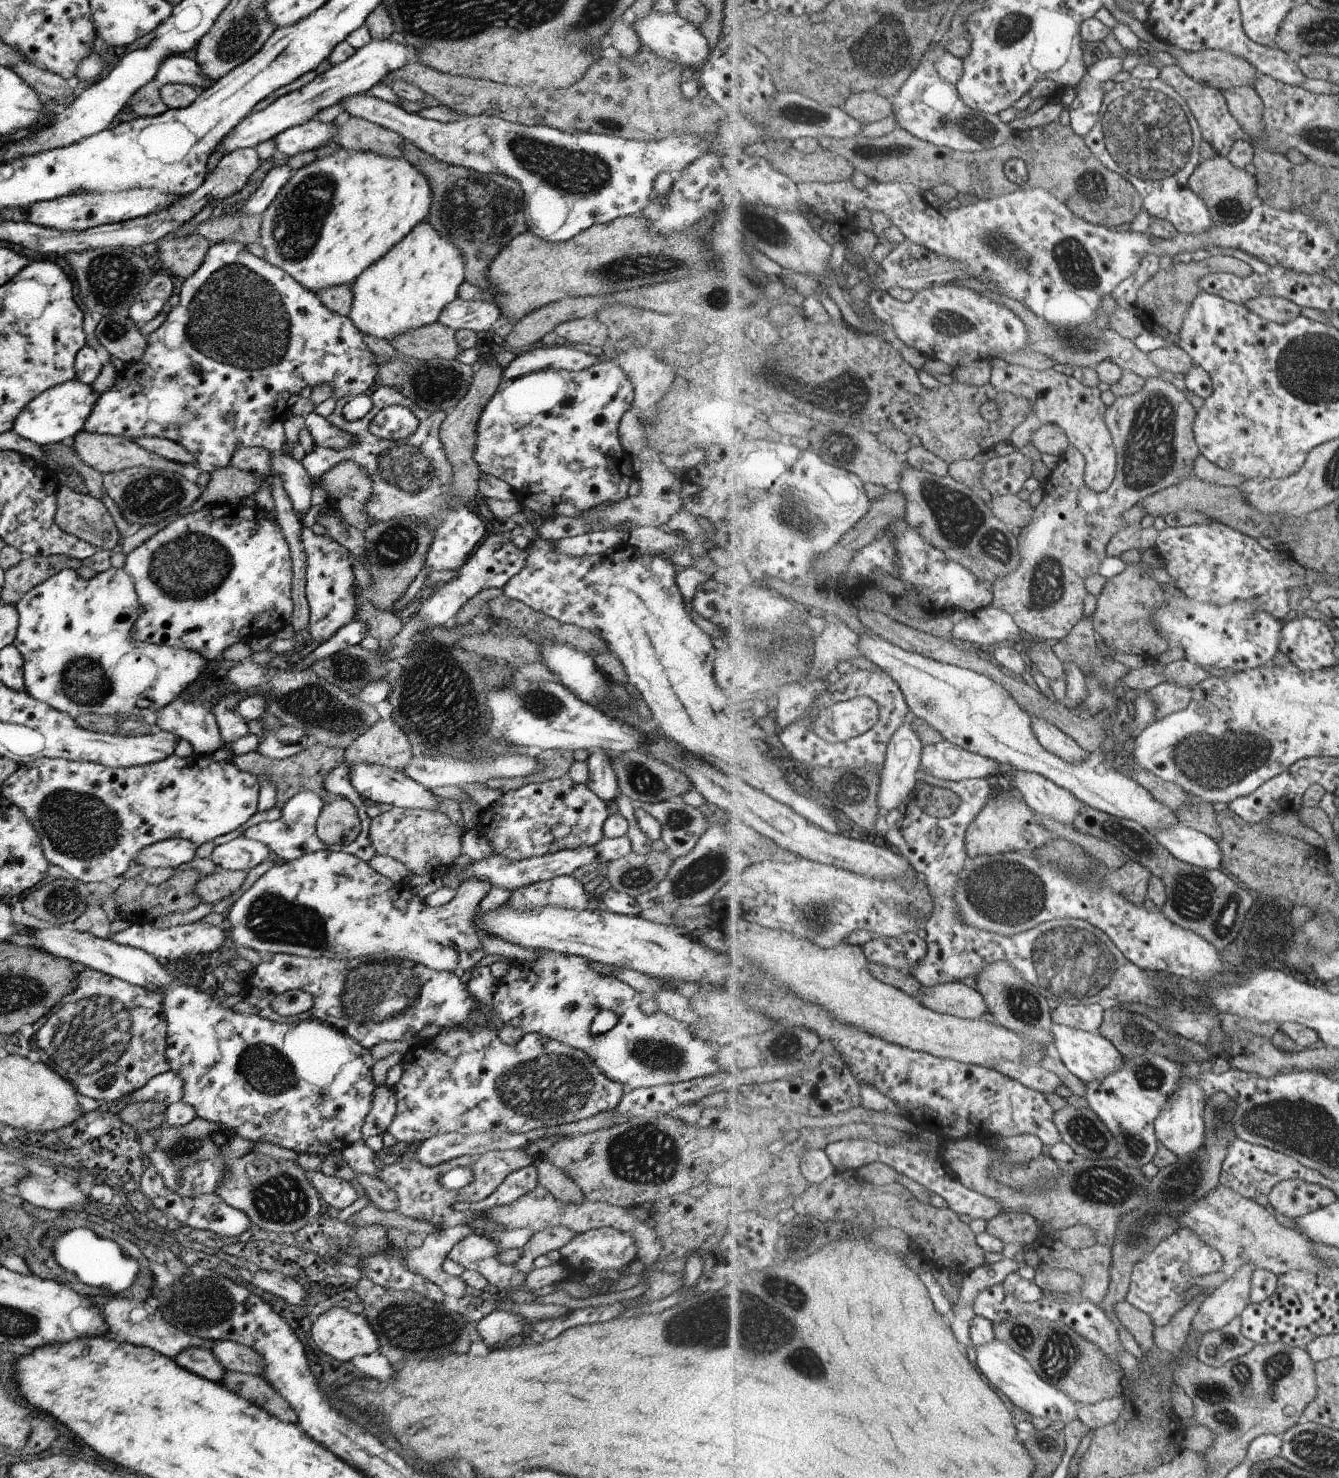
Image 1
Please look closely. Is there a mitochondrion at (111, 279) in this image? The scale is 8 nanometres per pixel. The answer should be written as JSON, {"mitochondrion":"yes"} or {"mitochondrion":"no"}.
{"mitochondrion":"yes"}

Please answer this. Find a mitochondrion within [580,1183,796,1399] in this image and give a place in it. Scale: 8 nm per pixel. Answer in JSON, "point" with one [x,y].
{"point":[774,1330]}

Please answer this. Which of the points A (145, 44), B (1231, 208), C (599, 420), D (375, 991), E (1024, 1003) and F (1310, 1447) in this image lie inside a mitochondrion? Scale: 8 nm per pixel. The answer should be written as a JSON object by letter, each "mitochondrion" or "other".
{"A":"other","B":"mitochondrion","C":"other","D":"mitochondrion","E":"mitochondrion","F":"mitochondrion"}

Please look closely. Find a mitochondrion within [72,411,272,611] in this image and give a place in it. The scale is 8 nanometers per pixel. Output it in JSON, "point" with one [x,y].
{"point":[190,565]}

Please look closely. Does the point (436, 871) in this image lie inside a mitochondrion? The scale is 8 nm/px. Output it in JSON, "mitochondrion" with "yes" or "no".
{"mitochondrion":"no"}

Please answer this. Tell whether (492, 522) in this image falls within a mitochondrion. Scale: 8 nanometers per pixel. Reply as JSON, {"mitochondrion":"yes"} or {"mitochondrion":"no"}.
{"mitochondrion":"no"}

